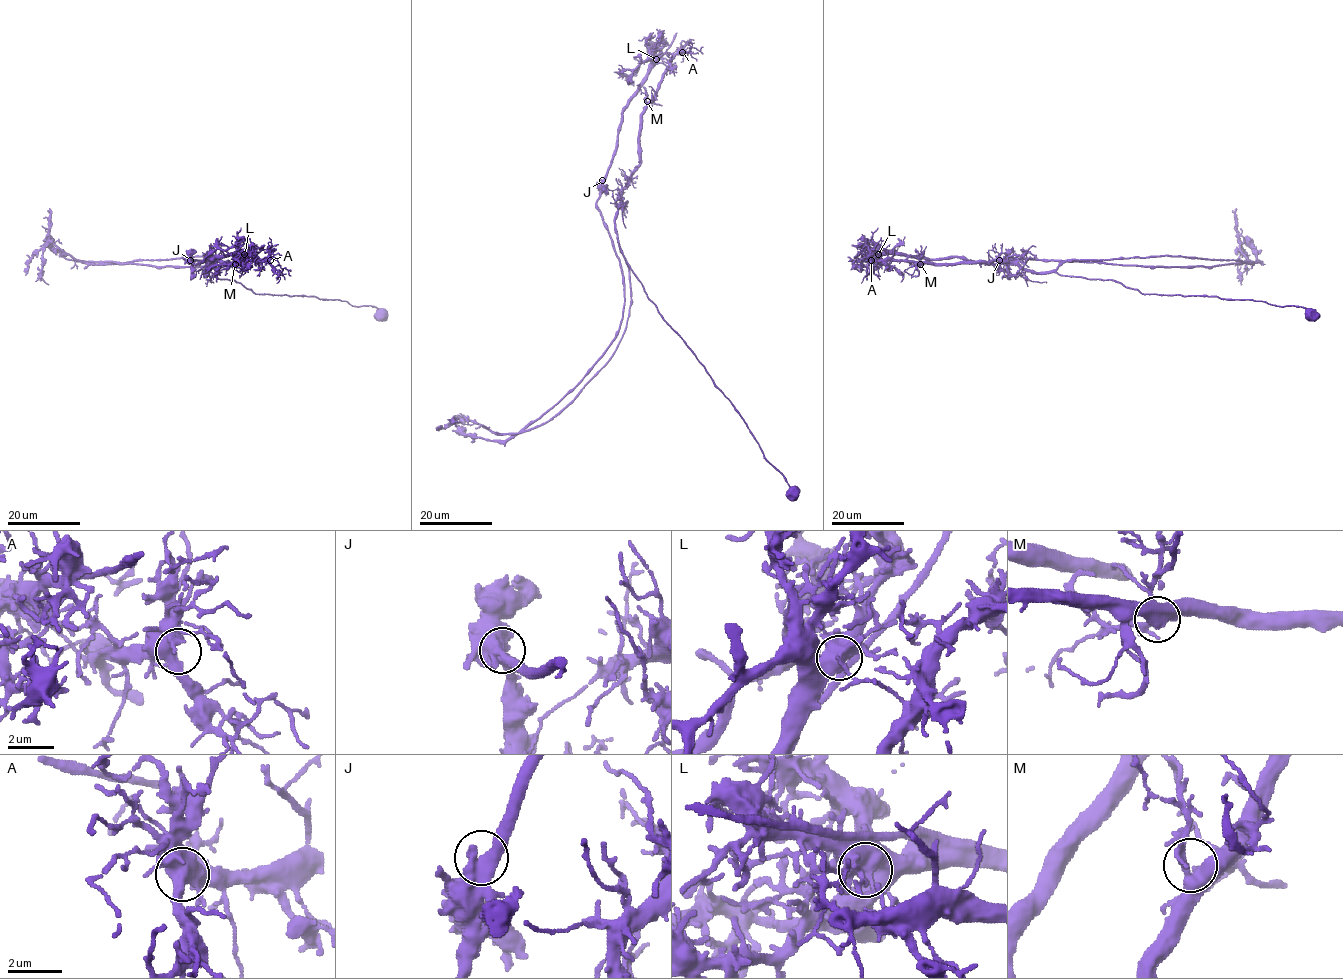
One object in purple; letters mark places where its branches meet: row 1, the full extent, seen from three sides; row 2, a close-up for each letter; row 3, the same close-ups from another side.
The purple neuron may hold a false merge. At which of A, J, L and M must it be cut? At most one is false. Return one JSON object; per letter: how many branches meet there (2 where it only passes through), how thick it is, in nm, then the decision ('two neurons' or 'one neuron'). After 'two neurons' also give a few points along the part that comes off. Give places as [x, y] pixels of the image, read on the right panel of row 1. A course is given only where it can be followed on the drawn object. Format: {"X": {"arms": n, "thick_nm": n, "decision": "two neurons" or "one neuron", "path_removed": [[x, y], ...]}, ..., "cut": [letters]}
{"A": {"arms": 2, "thick_nm": 550, "decision": "one neuron"}, "J": {"arms": 2, "thick_nm": 600, "decision": "one neuron"}, "L": {"arms": 3, "thick_nm": 480, "decision": "two neurons", "path_removed": [[878, 254], [966, 258], [986, 263], [1031, 259], [1189, 267], [1259, 261], [1255, 250], [1244, 240]]}, "M": {"arms": 3, "thick_nm": 300, "decision": "one neuron"}, "cut": ["L"]}

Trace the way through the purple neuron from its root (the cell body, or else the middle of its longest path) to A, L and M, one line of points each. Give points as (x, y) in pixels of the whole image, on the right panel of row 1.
A: (1310, 315), (1301, 307), (1251, 299), (1142, 294), (1115, 280), (1032, 272), (1000, 260), (871, 260)
L: (1310, 315), (1251, 299), (1142, 294), (1115, 280), (1000, 260), (914, 263), (878, 254)
M: (1310, 315), (1301, 307), (1251, 299), (1142, 294), (1115, 280), (1032, 272), (1000, 260), (920, 264)

